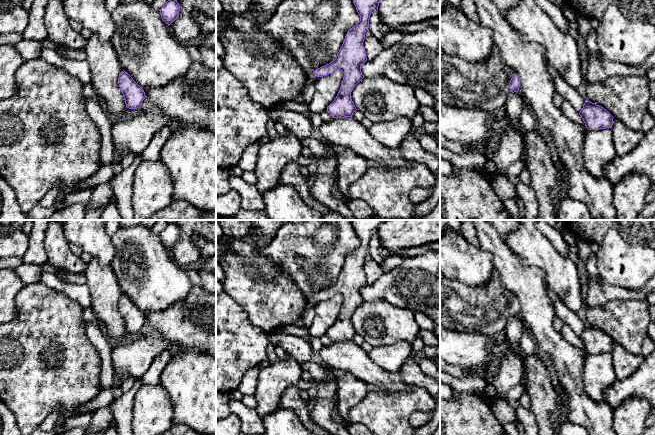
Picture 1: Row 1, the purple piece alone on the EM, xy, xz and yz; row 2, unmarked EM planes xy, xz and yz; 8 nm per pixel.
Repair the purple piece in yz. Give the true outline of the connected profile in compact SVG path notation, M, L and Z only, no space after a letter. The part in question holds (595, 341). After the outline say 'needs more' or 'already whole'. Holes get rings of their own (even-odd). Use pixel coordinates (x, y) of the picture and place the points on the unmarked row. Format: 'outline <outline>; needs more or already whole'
outline M585 324L579 339L588 354L612 352L613 340L603 331Z; already whole

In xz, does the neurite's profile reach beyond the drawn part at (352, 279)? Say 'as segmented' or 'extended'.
extended

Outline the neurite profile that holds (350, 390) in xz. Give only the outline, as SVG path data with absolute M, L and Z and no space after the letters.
M349 372L337 378L337 409L348 427L351 422L348 419L349 411L360 403L366 394L374 387Z

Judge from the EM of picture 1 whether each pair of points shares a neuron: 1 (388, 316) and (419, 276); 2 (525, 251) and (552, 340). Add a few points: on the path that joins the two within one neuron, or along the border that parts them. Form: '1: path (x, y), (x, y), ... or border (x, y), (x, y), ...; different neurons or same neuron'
1: border (372, 300), (385, 300), (413, 311); different neurons
2: border (511, 249), (523, 263), (538, 267), (546, 280); different neurons

